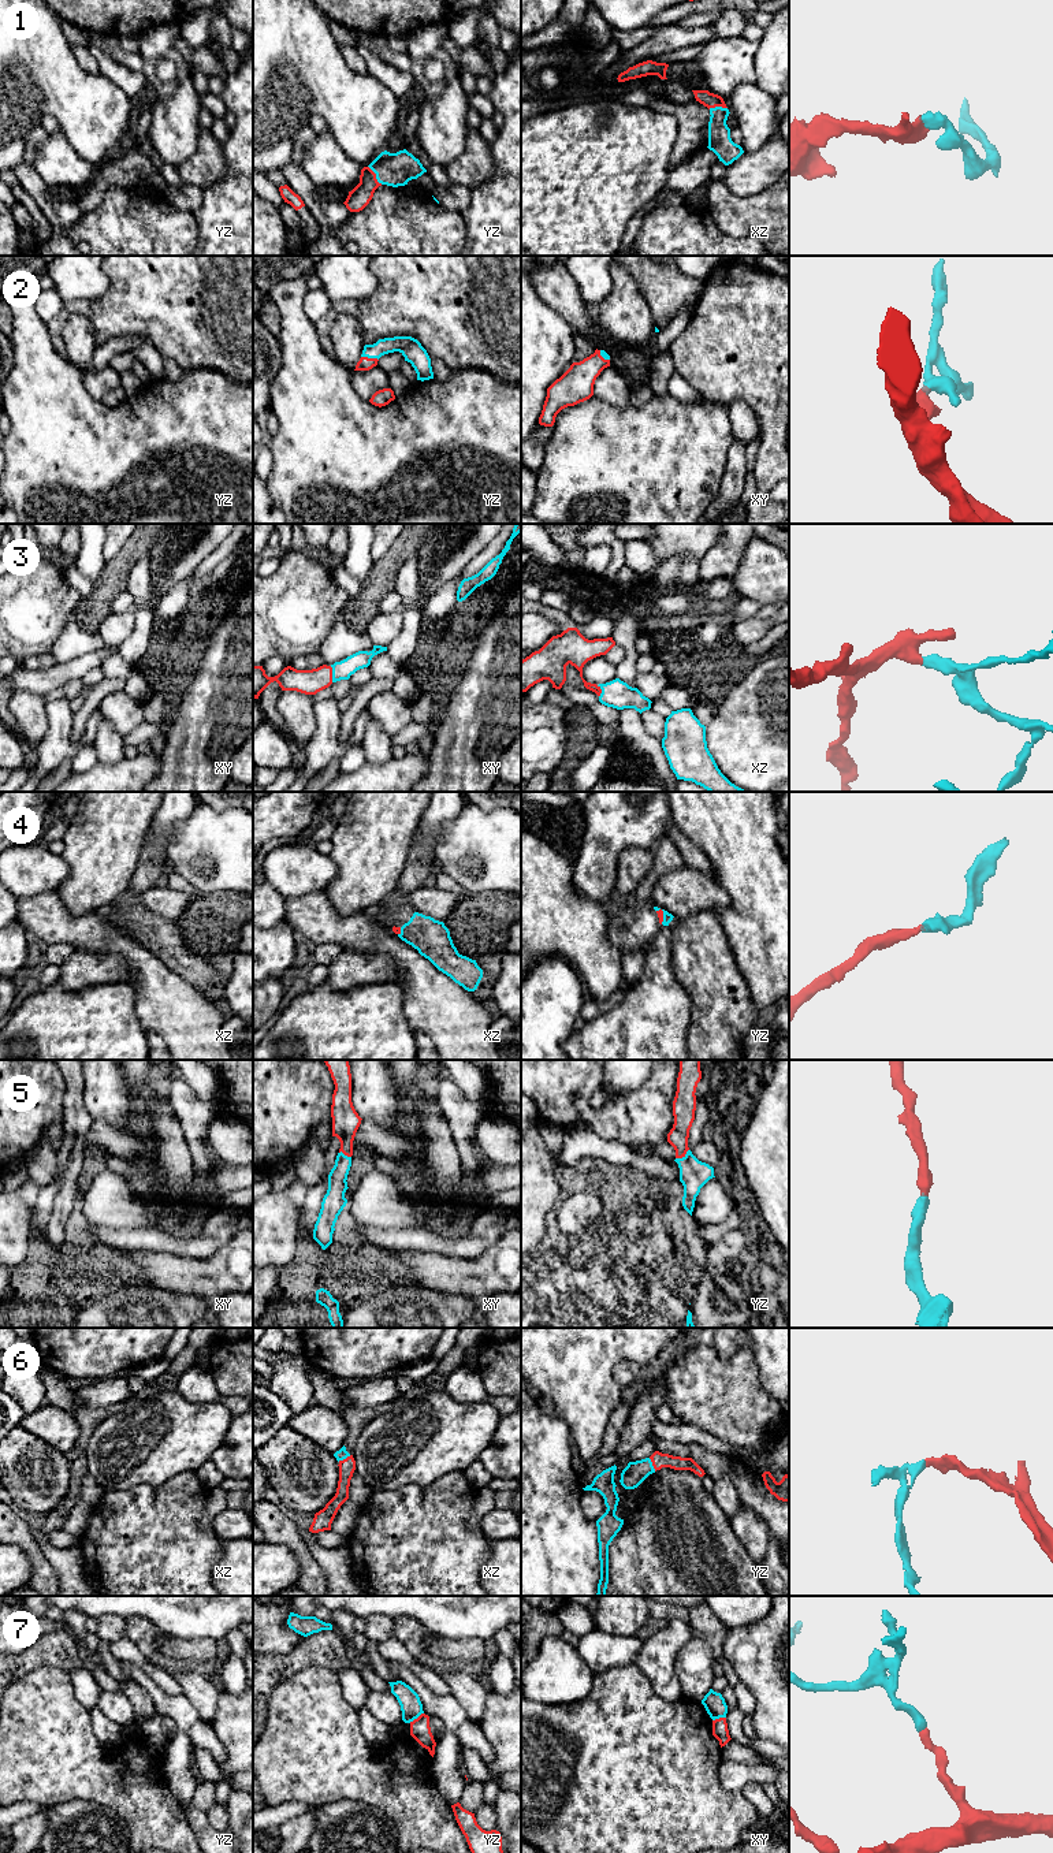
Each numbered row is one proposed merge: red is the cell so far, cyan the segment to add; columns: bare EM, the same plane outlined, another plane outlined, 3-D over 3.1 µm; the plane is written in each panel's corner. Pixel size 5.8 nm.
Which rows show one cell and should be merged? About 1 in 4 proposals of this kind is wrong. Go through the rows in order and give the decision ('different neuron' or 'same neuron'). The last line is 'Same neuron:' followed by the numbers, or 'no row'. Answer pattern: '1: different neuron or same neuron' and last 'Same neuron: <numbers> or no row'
1: same neuron
2: same neuron
3: same neuron
4: same neuron
5: same neuron
6: same neuron
7: different neuron
Same neuron: 1, 2, 3, 4, 5, 6

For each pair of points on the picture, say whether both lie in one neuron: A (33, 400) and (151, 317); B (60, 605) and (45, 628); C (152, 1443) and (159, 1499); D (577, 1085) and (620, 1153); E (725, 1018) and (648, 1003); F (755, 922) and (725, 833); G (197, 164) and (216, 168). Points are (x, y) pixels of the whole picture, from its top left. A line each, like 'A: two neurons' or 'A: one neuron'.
A: two neurons
B: one neuron
C: two neurons
D: two neurons
E: two neurons
F: one neuron
G: one neuron

